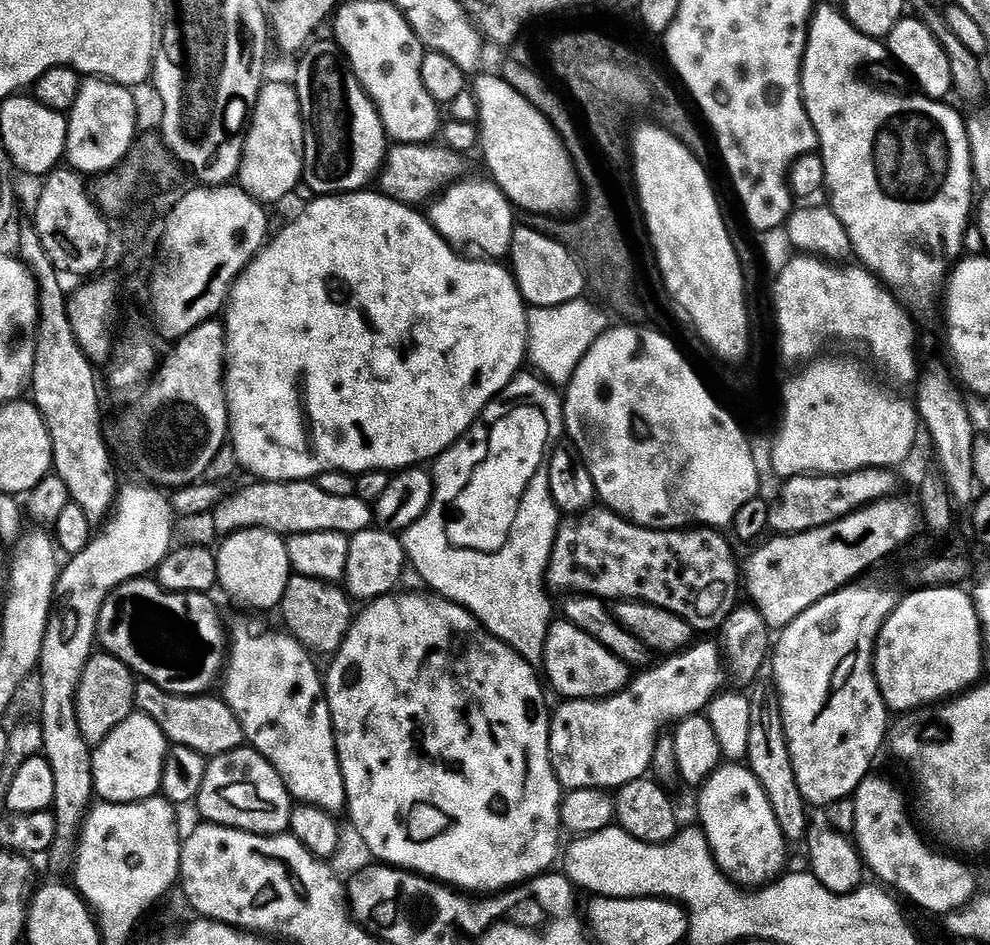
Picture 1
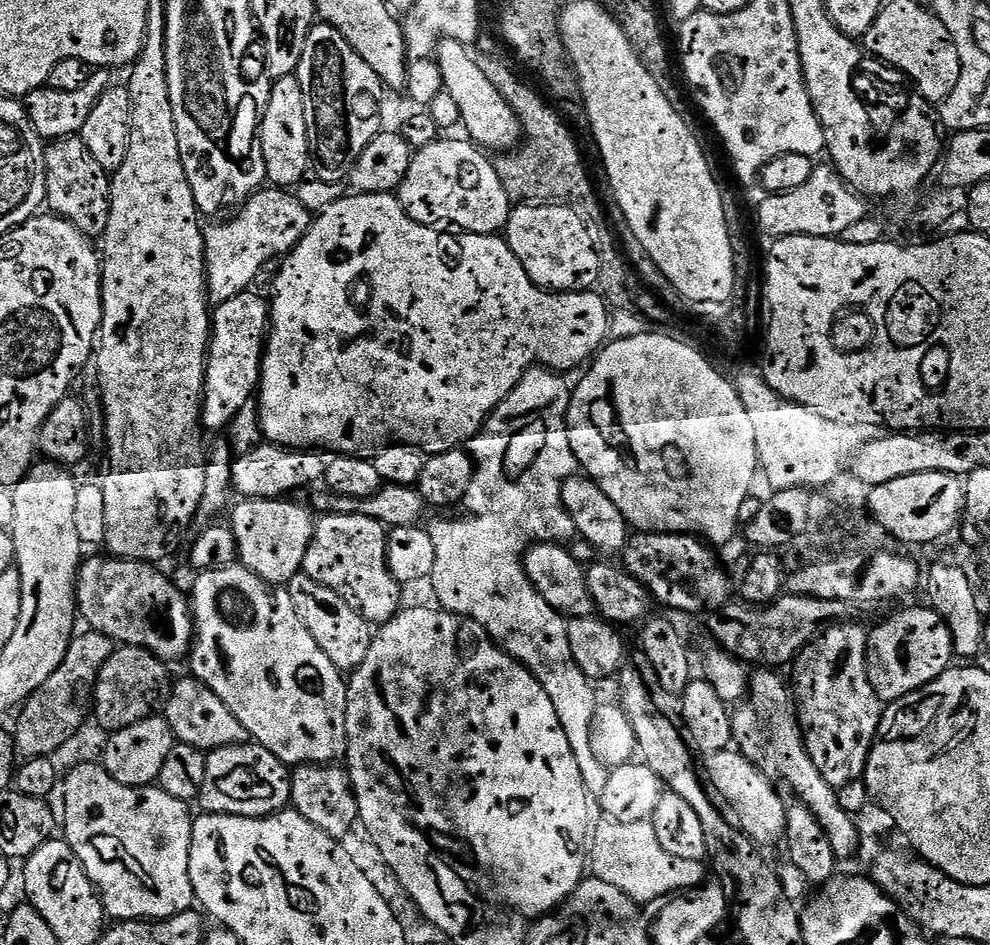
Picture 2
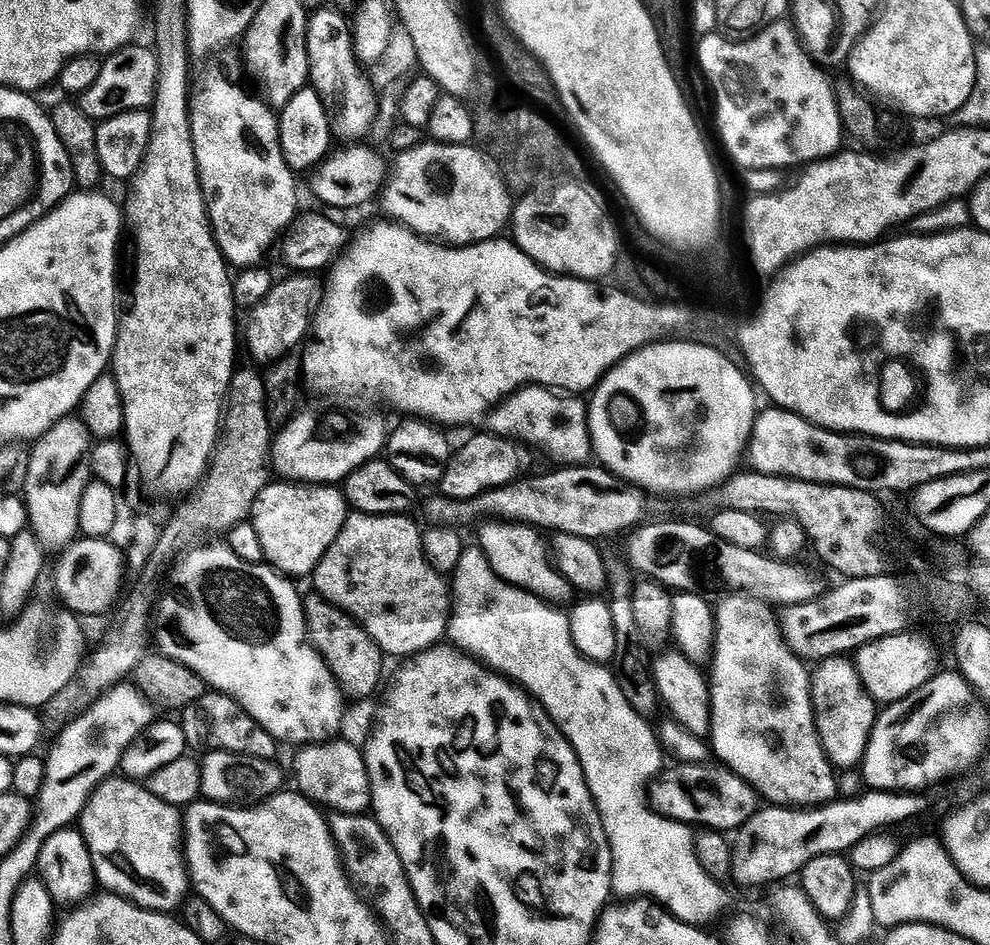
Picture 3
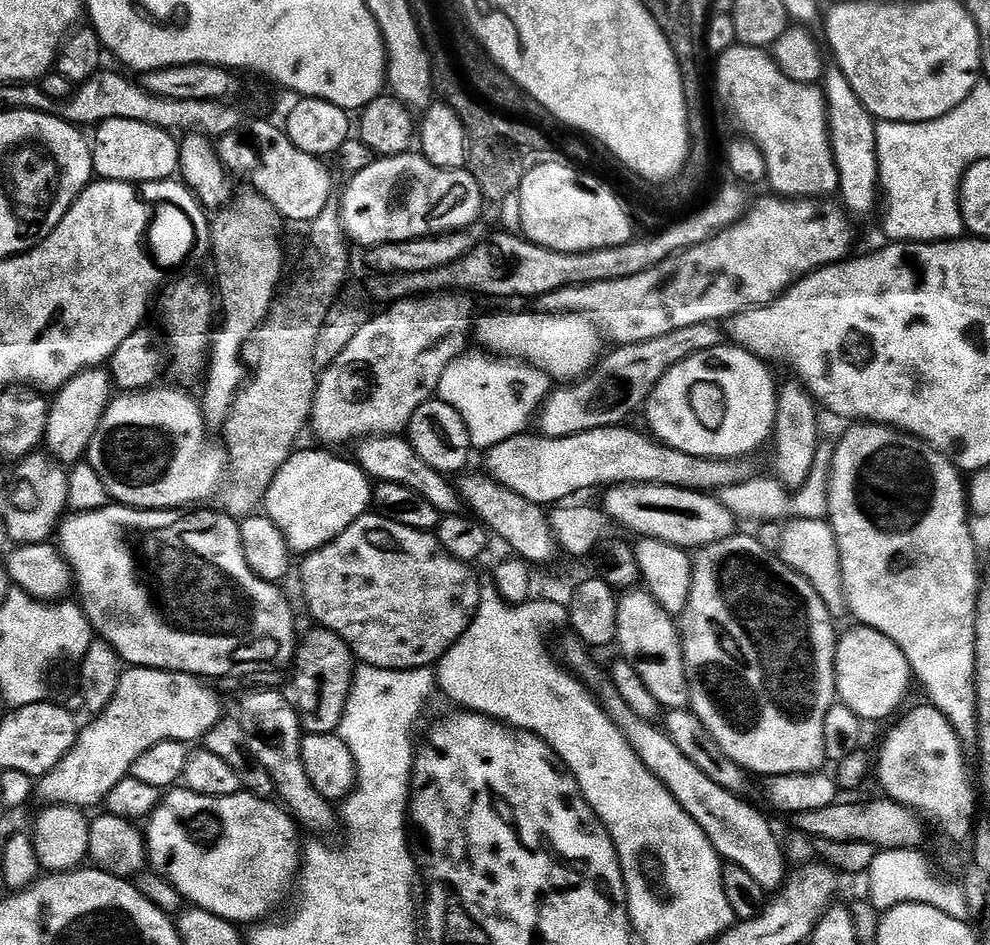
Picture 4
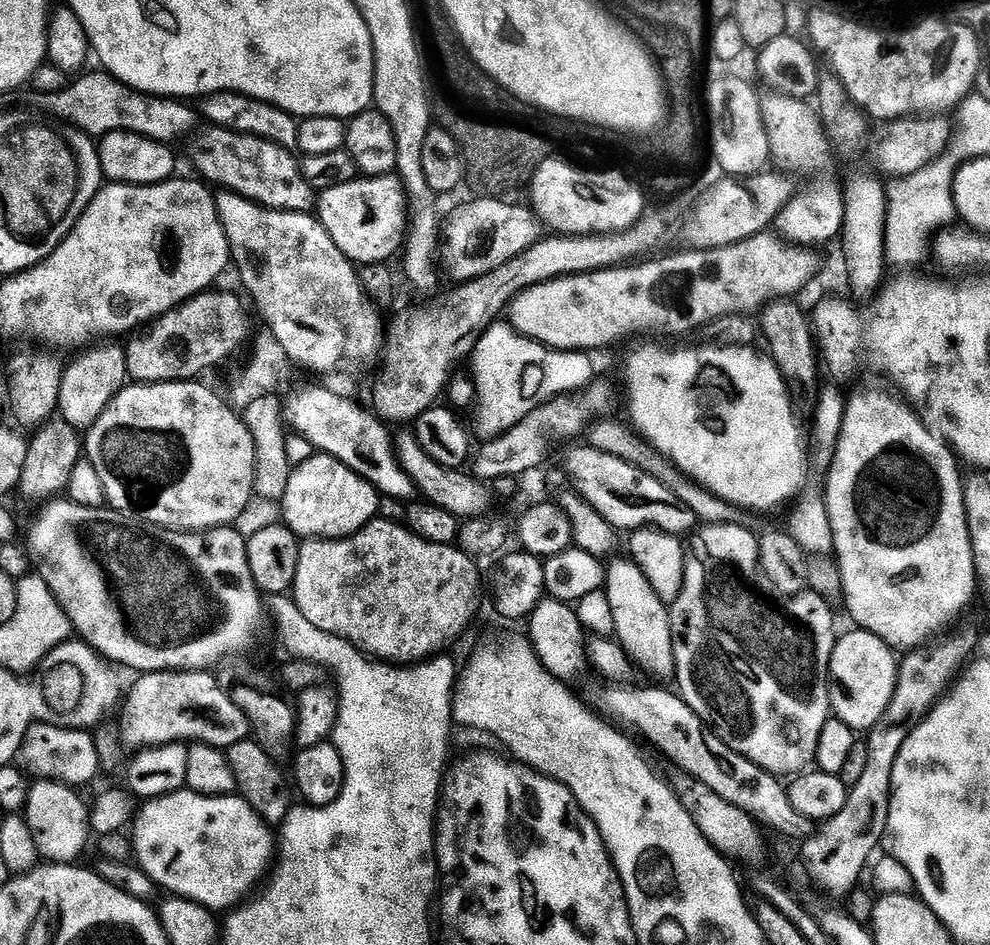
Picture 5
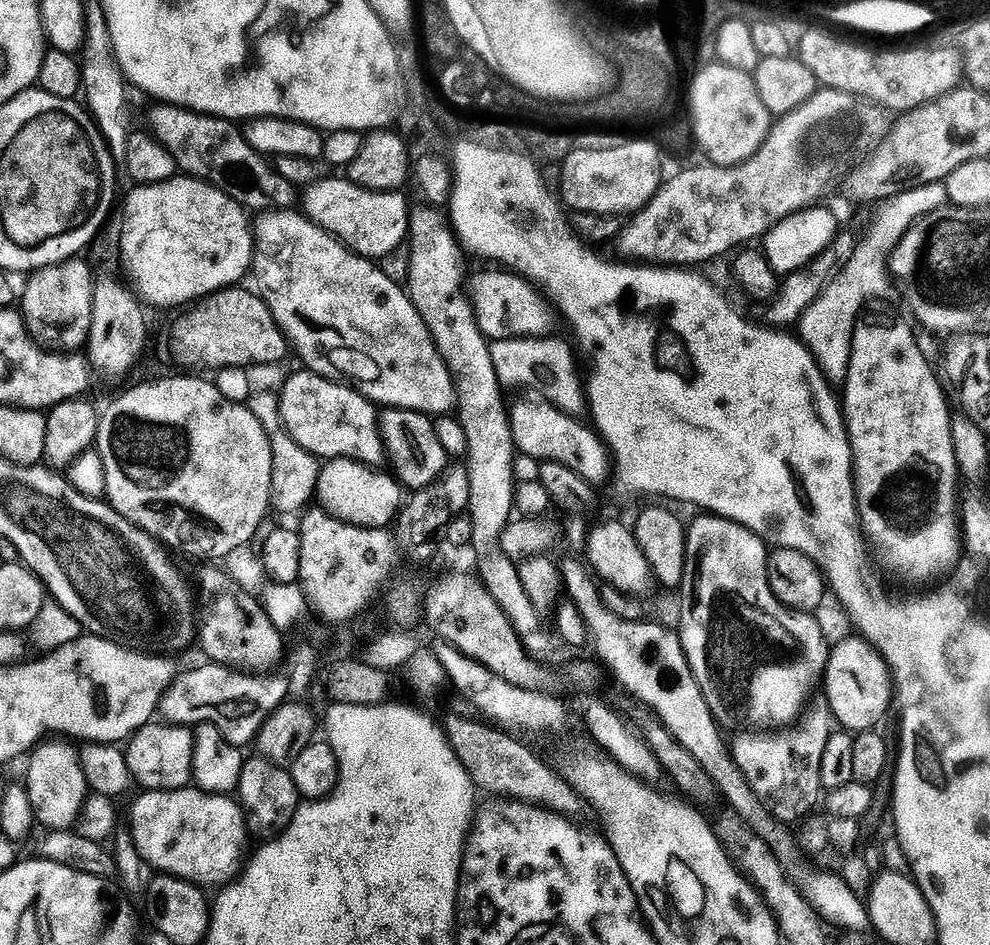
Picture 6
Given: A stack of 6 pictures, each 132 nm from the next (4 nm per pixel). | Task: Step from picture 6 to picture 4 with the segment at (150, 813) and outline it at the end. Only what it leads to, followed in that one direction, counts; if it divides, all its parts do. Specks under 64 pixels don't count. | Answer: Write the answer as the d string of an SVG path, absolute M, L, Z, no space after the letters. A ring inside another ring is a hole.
M183 786L177 787L163 797L146 821L147 859L160 876L172 885L178 885L185 897L192 896L193 905L205 908L223 920L231 920L237 926L244 926L247 920L263 921L260 919L279 902L280 891L291 884L293 887L302 867L302 844L296 841L298 825L279 803L272 802L262 796L253 796L247 790L226 798L210 798L189 792ZM175 855L184 857L179 860ZM180 868L185 872L181 880Z

